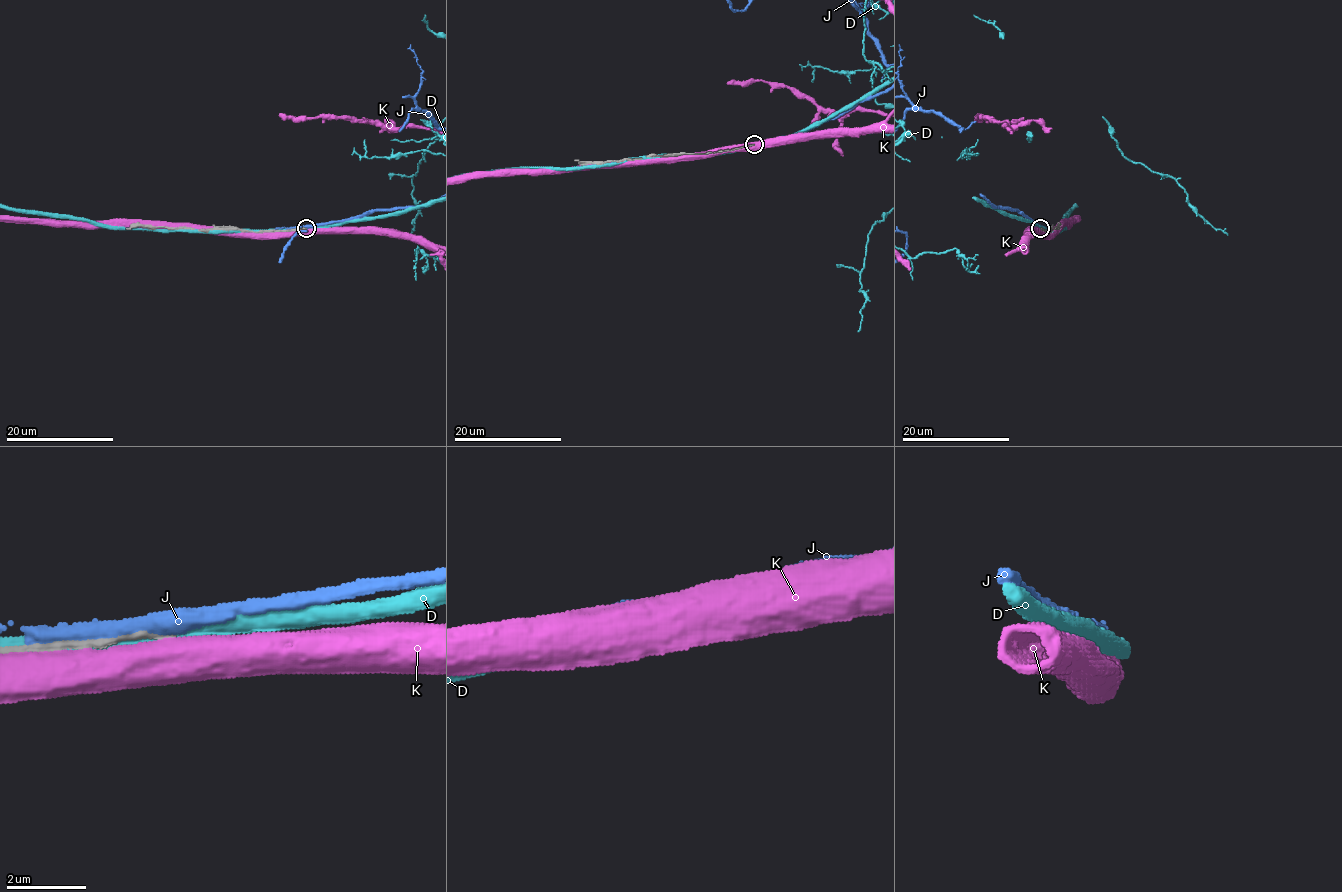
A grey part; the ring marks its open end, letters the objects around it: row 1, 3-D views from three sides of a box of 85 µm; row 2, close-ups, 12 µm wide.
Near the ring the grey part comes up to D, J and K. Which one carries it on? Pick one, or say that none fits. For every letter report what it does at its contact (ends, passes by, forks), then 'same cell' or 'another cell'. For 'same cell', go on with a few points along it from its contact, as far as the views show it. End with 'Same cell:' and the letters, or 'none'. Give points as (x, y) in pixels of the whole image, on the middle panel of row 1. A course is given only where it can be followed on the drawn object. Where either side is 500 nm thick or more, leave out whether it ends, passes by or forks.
D: it passes by; another cell
J: it passes by; another cell
K: another cell
Same cell: none

